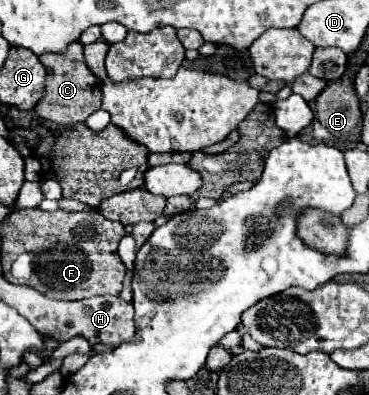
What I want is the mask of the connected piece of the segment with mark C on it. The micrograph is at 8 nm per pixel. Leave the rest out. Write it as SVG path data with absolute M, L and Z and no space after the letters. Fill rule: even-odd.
M72 42L62 54L46 52L38 58L46 68L46 90L40 102L36 104L36 112L42 118L52 120L56 124L76 124L84 122L92 112L100 108L100 80L88 70L80 42Z

